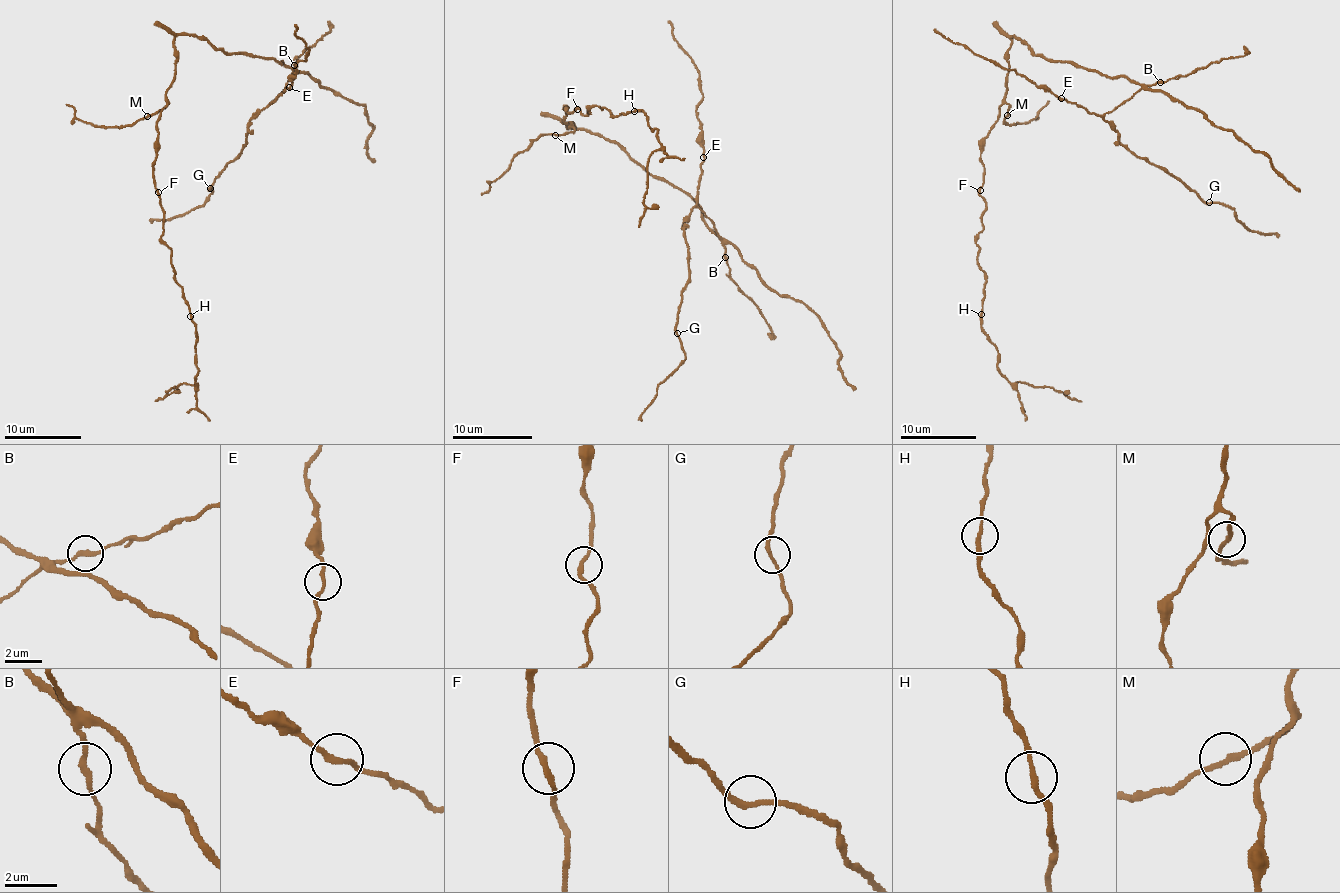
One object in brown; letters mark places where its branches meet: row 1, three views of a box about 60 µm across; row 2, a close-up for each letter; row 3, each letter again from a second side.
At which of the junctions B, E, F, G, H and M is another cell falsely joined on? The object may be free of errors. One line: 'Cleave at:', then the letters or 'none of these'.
Cleave at: none of these

